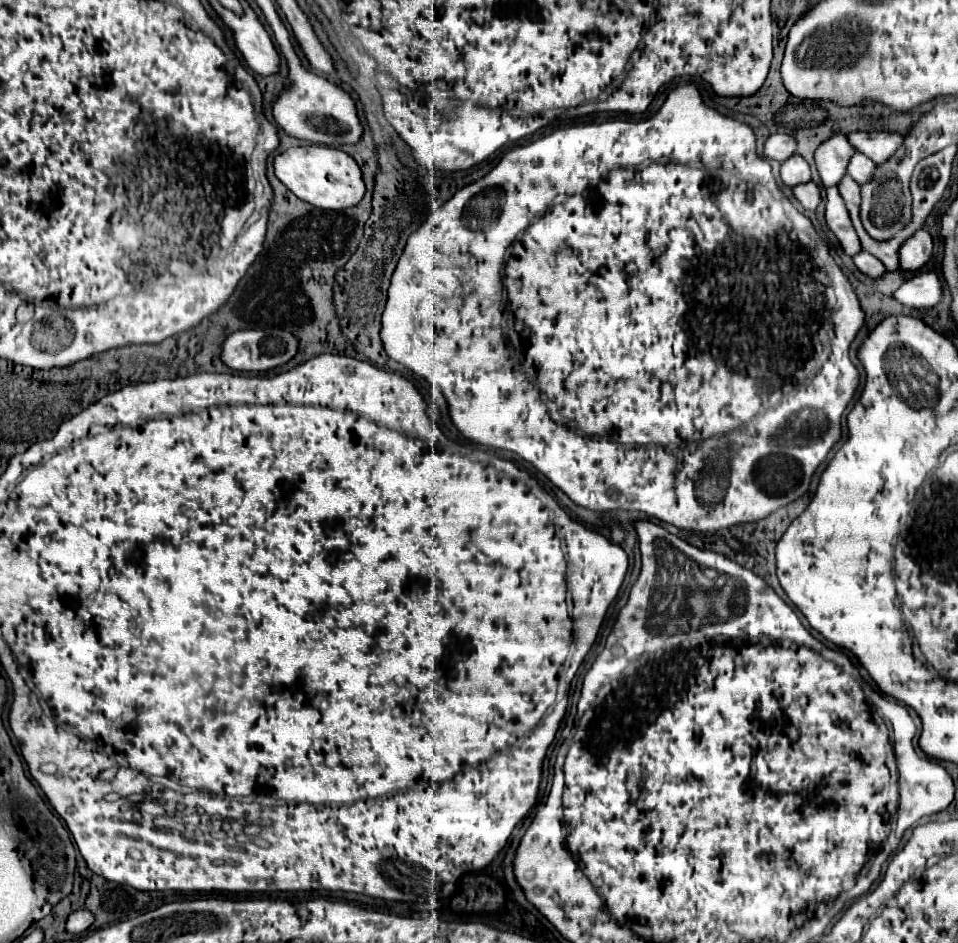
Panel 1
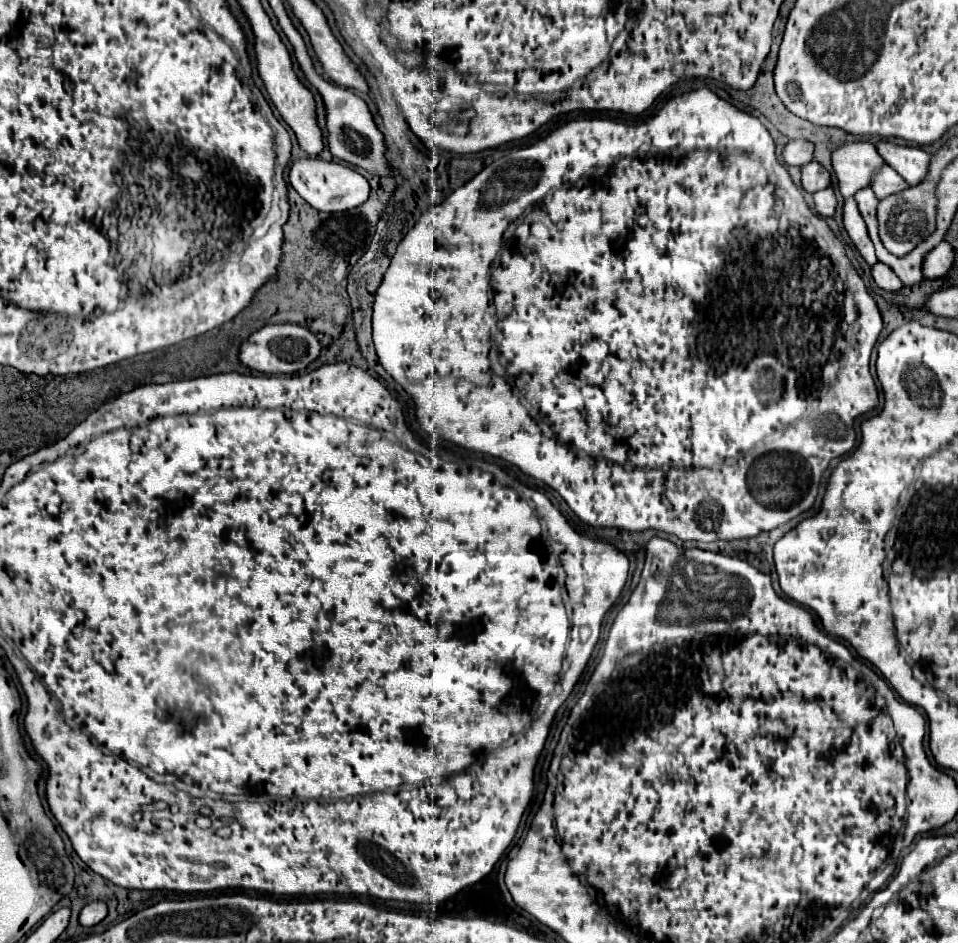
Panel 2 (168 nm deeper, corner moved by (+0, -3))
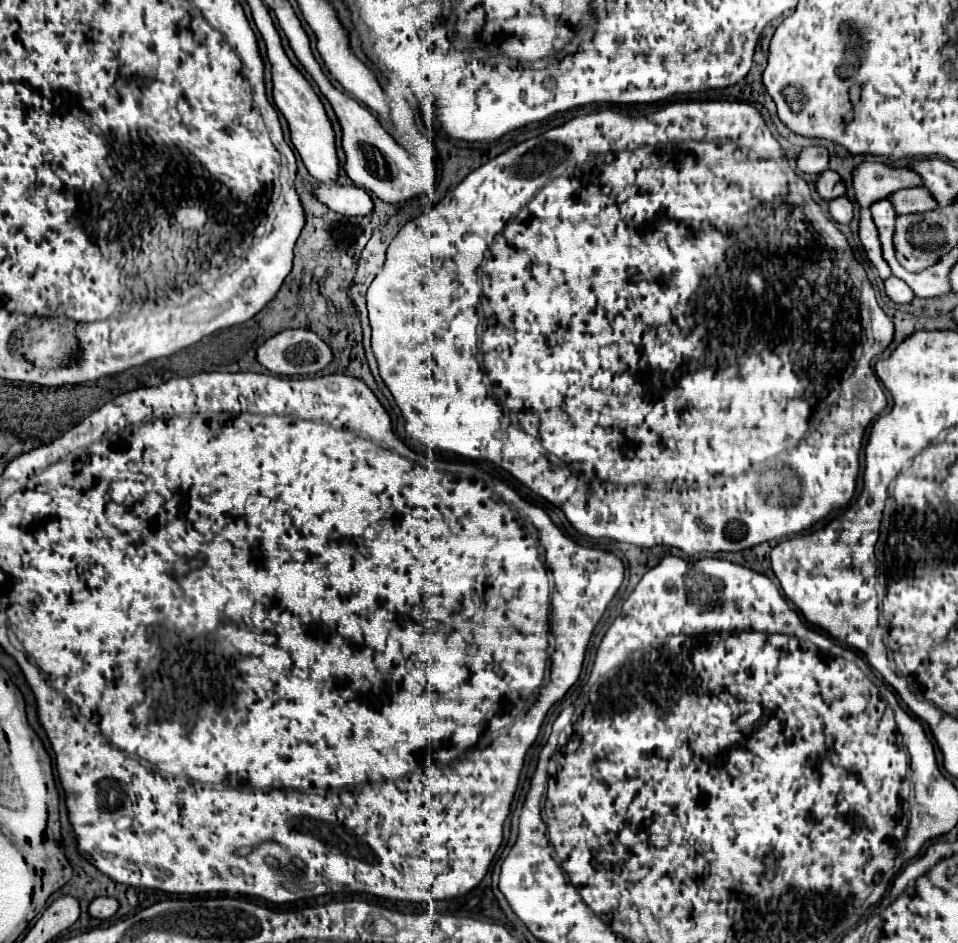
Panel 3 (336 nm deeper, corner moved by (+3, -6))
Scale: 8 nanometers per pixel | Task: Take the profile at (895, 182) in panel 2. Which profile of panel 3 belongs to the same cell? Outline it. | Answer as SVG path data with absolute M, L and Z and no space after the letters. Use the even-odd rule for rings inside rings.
M906 189L890 195L890 201L894 203L894 209L898 215L912 215L912 213L926 213L938 209L936 199L930 195L928 189Z

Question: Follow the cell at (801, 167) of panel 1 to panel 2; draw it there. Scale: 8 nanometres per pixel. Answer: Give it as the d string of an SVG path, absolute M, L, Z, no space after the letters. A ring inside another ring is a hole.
M815 160L807 162L805 166L801 166L801 188L805 192L817 192L817 190L823 190L827 188L831 182L829 178L829 172Z

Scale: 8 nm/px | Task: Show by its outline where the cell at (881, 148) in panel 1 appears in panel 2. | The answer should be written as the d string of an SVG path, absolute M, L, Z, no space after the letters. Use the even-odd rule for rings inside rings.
M877 142L875 144L879 156L897 172L903 176L907 184L917 184L927 172L929 154L923 152L917 146L899 146L891 142Z

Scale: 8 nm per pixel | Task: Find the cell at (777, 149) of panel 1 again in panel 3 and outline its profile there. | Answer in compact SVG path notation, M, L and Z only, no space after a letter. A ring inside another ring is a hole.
M814 145L814 147L806 147L800 157L798 157L798 169L802 173L808 173L808 175L820 175L828 169L828 159L830 159L830 153L826 147L822 145Z

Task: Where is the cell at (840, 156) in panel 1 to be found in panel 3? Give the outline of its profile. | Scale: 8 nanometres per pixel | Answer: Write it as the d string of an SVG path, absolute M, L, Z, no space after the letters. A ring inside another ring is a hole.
M864 161L852 175L856 199L862 207L870 207L876 201L888 199L892 193L910 187L924 187L922 179L906 167L890 167L884 163Z

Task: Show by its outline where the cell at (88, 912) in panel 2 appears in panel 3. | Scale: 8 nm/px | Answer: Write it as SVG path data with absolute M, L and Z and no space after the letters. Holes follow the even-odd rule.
M96 897L90 903L90 915L96 919L108 919L118 911L118 901L114 897Z

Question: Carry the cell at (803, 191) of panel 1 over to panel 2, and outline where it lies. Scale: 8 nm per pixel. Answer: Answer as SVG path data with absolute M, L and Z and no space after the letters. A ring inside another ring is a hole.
M825 188L825 190L819 190L813 194L813 208L817 214L833 216L835 206L837 206L837 198L835 198L835 192L831 188Z

